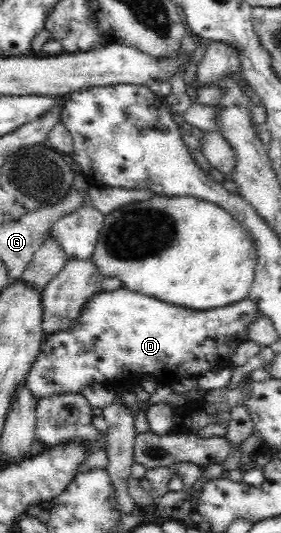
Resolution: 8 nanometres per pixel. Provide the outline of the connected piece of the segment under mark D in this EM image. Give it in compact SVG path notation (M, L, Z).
M123 286L112 291L102 289L82 307L77 325L53 333L44 340L37 359L28 371L25 386L33 394L35 402L38 402L44 396L65 395L68 392L81 394L85 387L96 383L108 385L119 381L124 384L121 377L125 377L125 371L139 379L152 376L155 380L165 378L173 382L198 377L218 368L229 368L235 349L247 341L247 327L255 319L257 311L258 304L249 299L225 307L195 311L173 307Z

